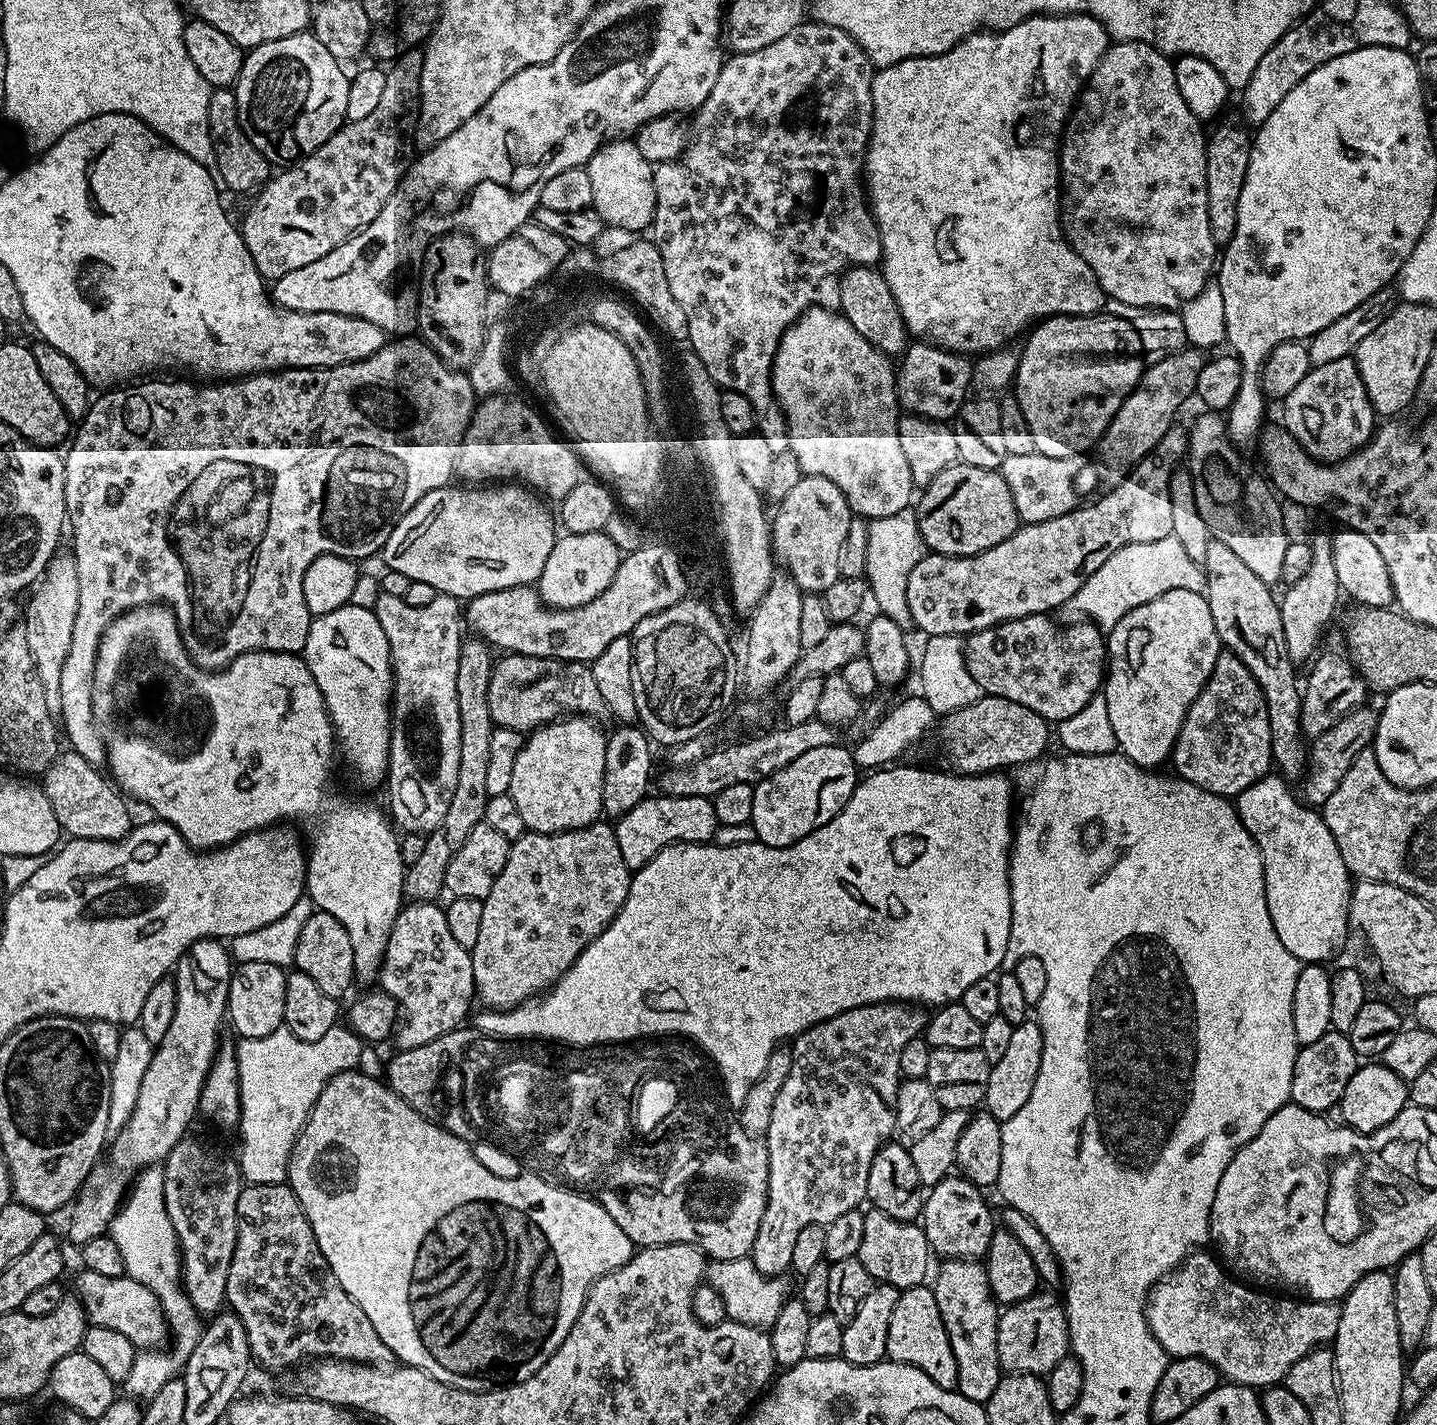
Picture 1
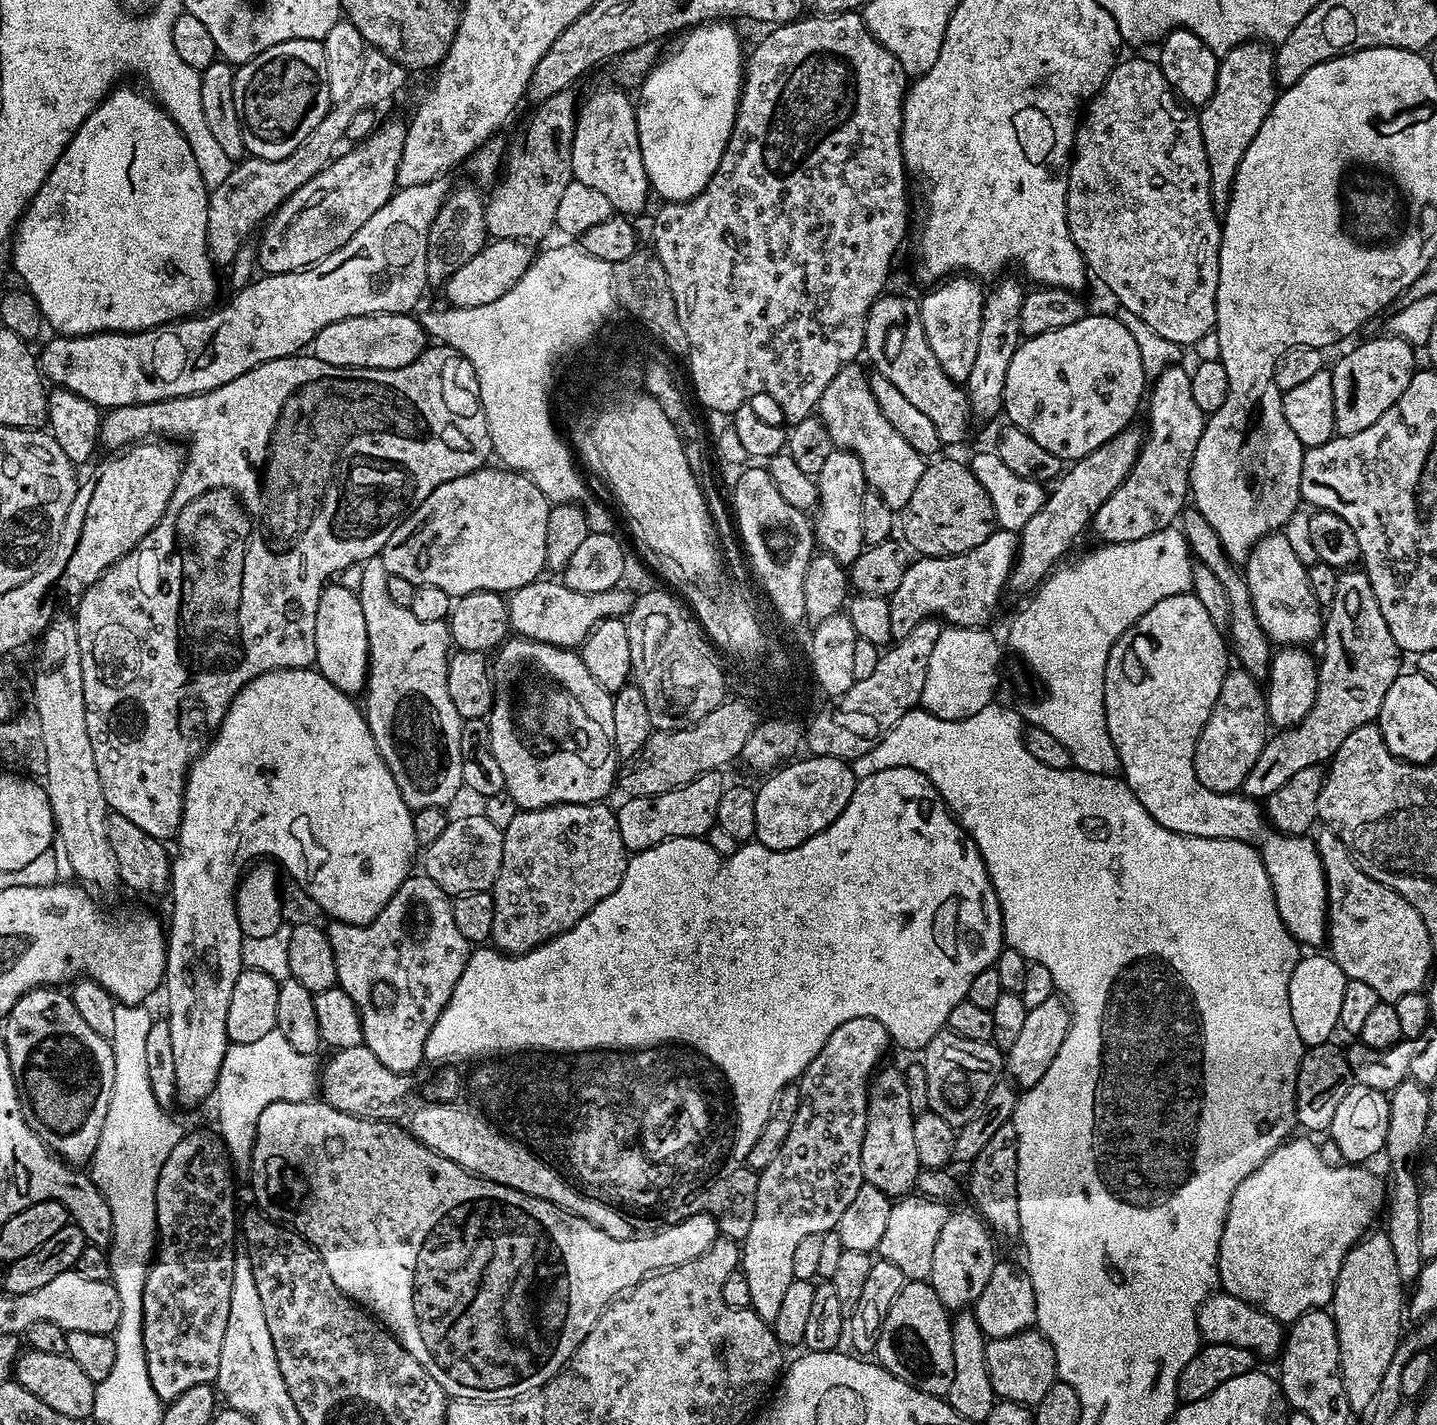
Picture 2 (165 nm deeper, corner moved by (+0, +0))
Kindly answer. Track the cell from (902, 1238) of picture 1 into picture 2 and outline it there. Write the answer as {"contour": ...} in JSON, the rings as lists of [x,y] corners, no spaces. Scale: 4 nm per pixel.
{"contour":[[[908,1194],[897,1199],[886,1221],[886,1231],[878,1249],[879,1259],[894,1262],[908,1280],[928,1280],[934,1266],[934,1246],[938,1243],[938,1230],[950,1214],[947,1203],[928,1199],[921,1194]]]}

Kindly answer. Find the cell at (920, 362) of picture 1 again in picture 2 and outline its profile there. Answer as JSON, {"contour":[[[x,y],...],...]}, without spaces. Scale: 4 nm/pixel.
{"contour":[[[967,274],[949,276],[937,283],[924,297],[919,297],[922,326],[926,330],[926,338],[930,342],[930,350],[934,350],[934,358],[938,358],[938,366],[946,370],[946,374],[955,384],[967,385],[970,369],[977,357],[978,336],[982,327],[985,289],[980,289],[981,281]]]}

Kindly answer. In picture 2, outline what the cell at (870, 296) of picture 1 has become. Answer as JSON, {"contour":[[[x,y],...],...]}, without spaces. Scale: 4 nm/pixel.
{"contour":[[[881,294],[868,311],[864,352],[872,359],[871,367],[889,380],[920,413],[926,414],[930,422],[934,422],[941,445],[960,444],[968,436],[968,427],[974,424],[967,391],[938,366],[938,358],[934,358],[934,350],[930,350],[922,326],[919,303],[908,296],[888,295]]]}

